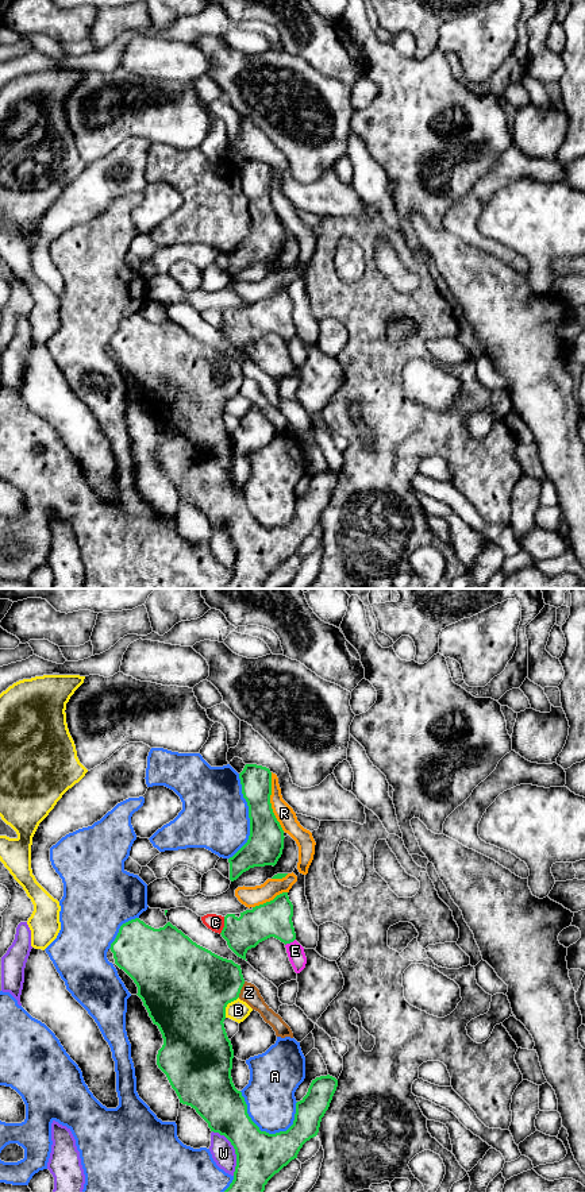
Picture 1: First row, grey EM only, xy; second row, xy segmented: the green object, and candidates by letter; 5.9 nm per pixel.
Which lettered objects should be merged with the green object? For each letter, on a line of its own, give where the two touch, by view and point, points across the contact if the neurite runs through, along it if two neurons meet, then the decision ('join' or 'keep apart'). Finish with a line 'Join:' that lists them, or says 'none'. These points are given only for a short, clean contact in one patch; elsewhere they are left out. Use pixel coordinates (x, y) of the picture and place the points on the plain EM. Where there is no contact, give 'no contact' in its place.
A: meets green in xy at (258, 523); keep apart
B: meets green in xy at (226, 401); keep apart
C: meets green in xy at (224, 320); keep apart
E: meets green in xy at (289, 338); keep apart
R: meets green in xy at (269, 197); keep apart
W: meets green in xy at (235, 546); keep apart
Z: meets green in xy at (241, 384); keep apart
Join: none

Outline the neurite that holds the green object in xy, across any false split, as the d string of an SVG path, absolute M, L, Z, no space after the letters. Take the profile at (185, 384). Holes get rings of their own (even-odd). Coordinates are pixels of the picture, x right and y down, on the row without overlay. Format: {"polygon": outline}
{"polygon": "M139 313L120 321L109 344L115 359L136 379L136 390L162 429L157 460L180 498L195 504L211 526L224 531L235 544L234 575L223 589L263 589L268 576L297 553L307 536L317 531L338 475L330 470L316 472L307 490L296 498L295 516L286 526L261 526L247 509L242 487L232 478L234 445L223 418L227 400L239 393L245 379L240 360L197 340L170 317L154 324Z"}

